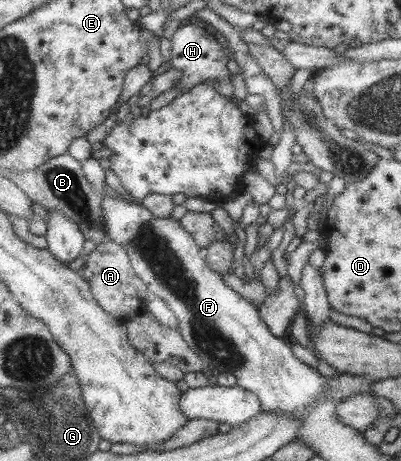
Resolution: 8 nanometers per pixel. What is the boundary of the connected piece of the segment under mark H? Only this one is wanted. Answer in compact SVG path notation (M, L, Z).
M188 23L175 30L170 40L170 47L171 54L169 63L171 67L181 72L180 80L173 85L173 87L179 86L179 92L187 91L192 86L201 84L201 82L213 82L213 84L215 84L215 90L217 90L221 96L228 98L232 96L233 87L230 81L231 74L226 67L228 58L214 37L211 37L203 29Z

